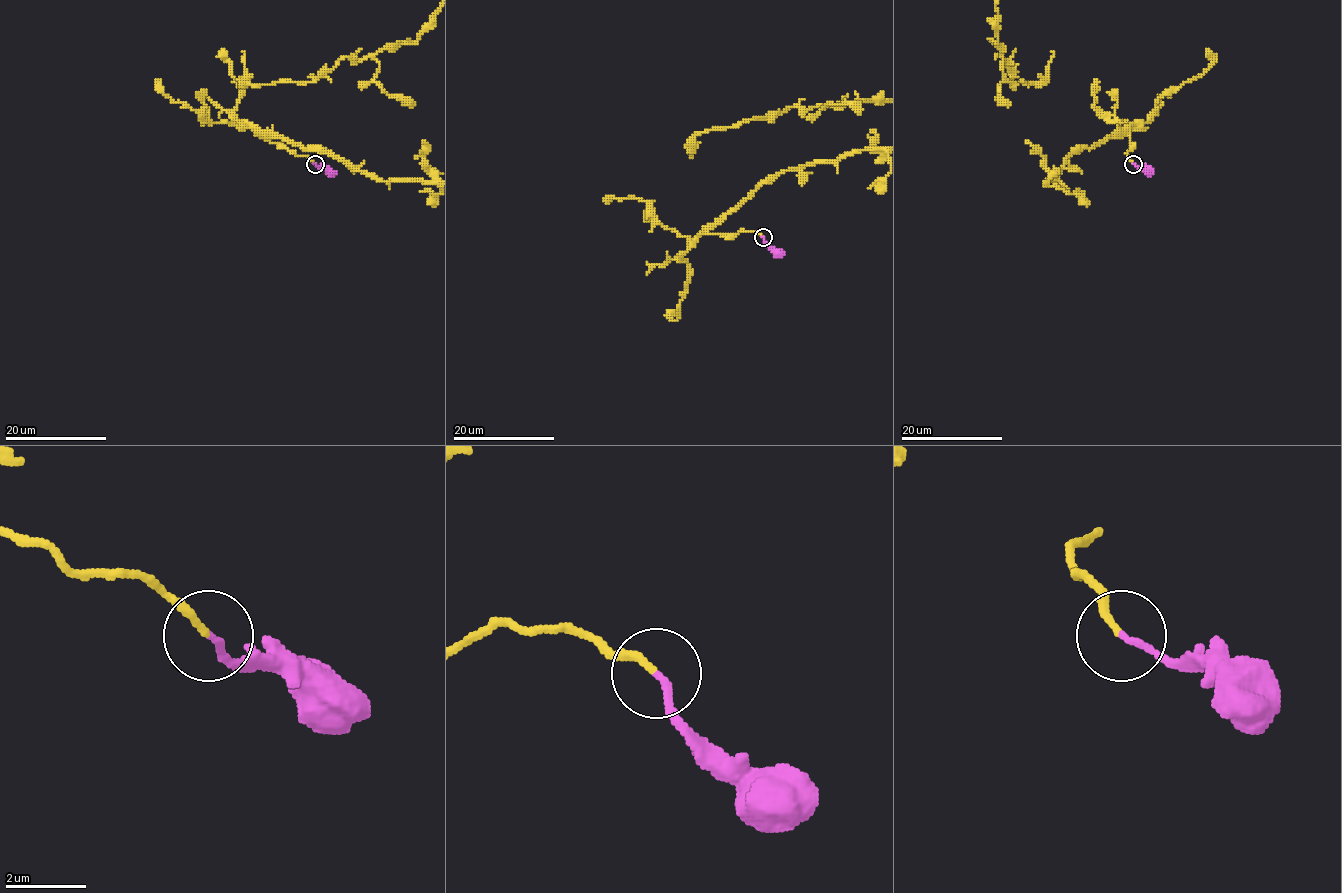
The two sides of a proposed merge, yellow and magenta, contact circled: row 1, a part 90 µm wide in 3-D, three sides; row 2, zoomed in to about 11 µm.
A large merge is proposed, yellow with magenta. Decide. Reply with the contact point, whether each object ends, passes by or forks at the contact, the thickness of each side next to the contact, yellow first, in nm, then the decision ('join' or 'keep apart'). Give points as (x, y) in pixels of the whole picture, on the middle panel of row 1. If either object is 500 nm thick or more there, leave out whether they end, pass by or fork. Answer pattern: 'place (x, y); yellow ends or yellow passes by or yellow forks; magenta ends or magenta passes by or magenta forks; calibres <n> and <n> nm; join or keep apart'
place (763, 237); yellow ends; magenta ends; calibres 170 and 170 nm; join

